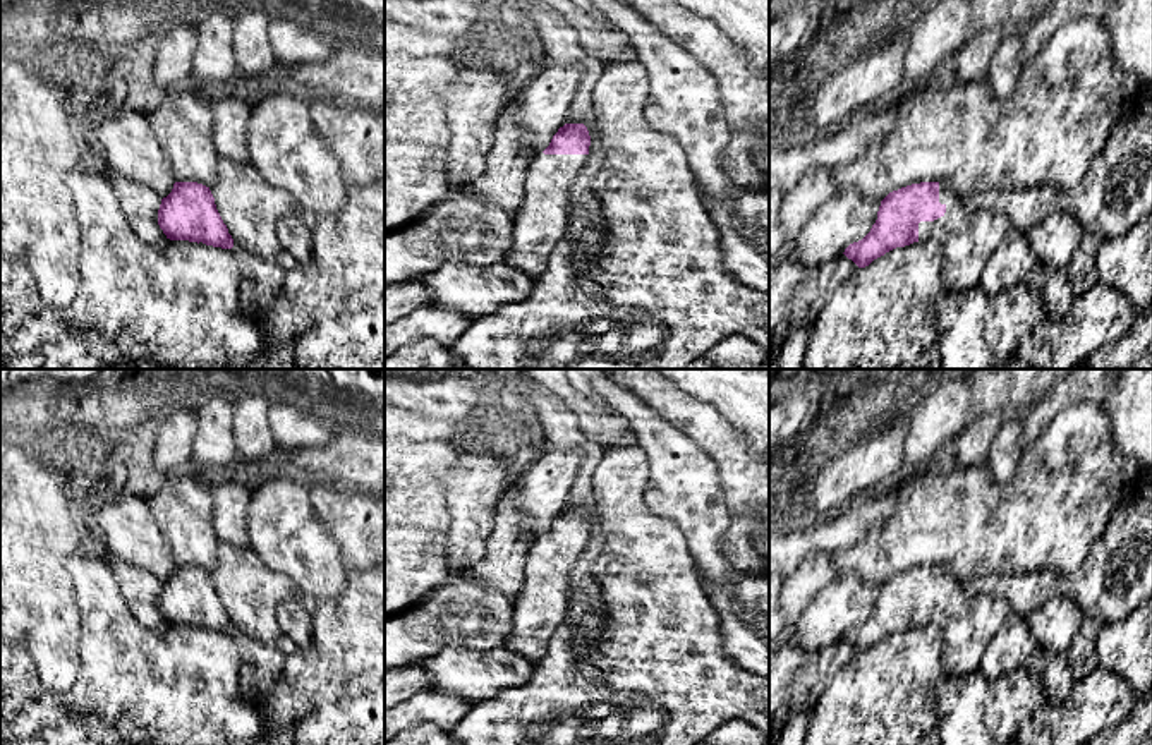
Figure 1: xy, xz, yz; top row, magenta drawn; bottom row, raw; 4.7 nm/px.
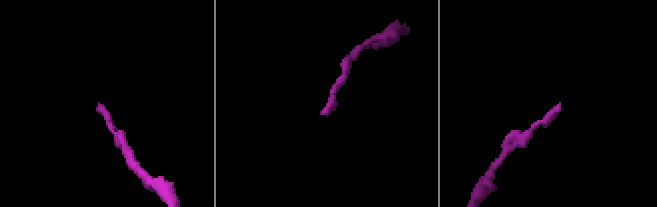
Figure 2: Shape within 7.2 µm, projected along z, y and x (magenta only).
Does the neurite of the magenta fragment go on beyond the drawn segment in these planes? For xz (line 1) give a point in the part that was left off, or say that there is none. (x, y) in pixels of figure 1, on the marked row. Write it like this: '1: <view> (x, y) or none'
1: xz (541, 222)

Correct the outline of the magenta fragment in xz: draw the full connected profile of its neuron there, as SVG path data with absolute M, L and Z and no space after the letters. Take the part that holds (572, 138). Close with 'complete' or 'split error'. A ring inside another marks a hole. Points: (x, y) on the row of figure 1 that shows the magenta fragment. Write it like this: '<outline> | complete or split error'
M565 124L549 146L529 160L522 206L513 218L513 240L505 263L534 282L568 227L570 185L582 172L591 146L584 124Z | split error

